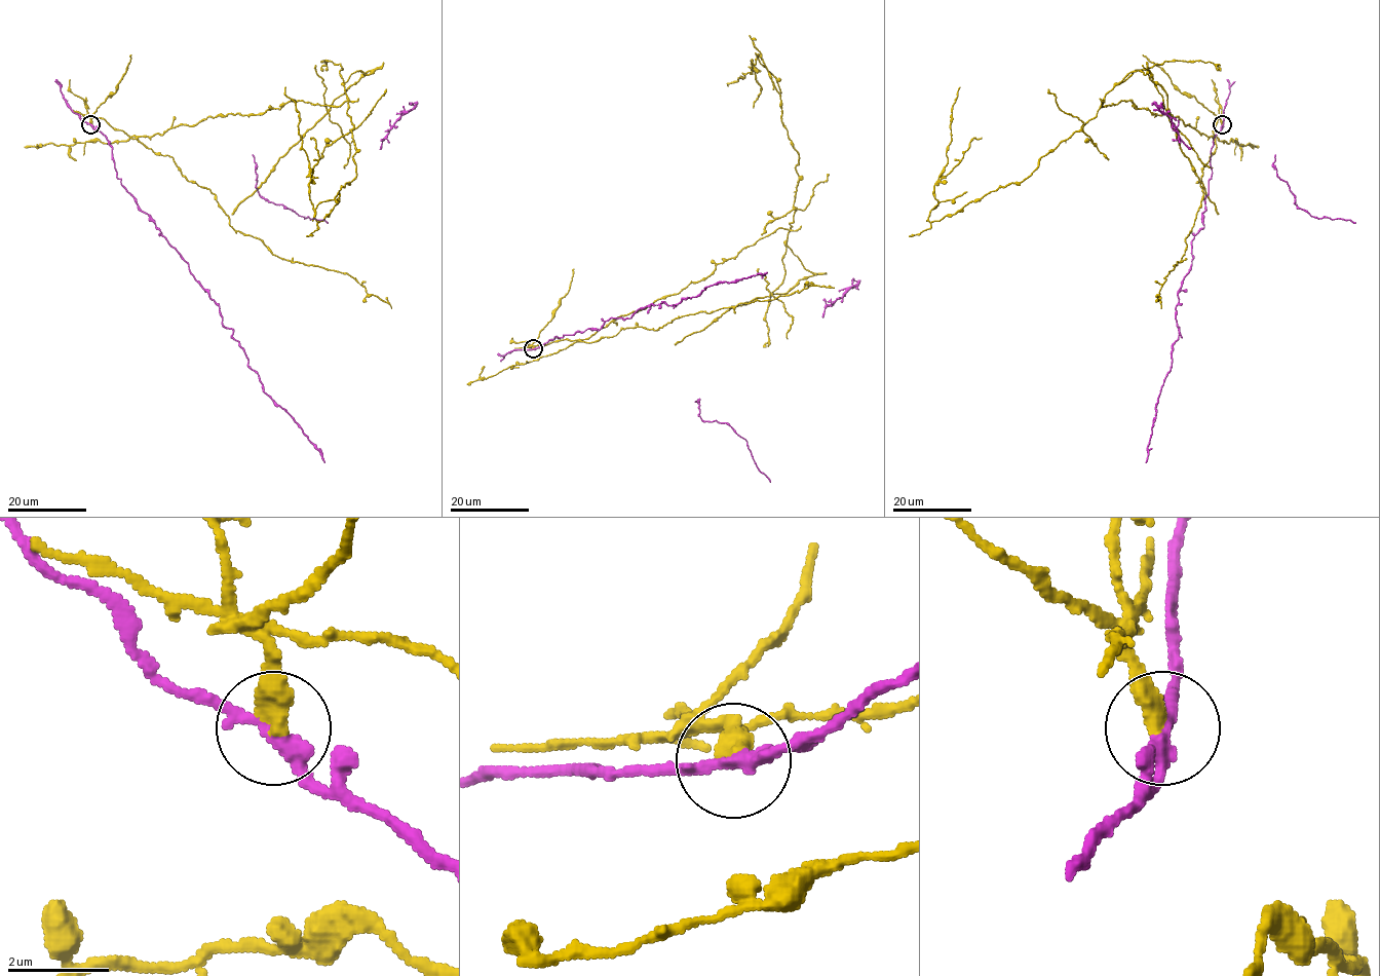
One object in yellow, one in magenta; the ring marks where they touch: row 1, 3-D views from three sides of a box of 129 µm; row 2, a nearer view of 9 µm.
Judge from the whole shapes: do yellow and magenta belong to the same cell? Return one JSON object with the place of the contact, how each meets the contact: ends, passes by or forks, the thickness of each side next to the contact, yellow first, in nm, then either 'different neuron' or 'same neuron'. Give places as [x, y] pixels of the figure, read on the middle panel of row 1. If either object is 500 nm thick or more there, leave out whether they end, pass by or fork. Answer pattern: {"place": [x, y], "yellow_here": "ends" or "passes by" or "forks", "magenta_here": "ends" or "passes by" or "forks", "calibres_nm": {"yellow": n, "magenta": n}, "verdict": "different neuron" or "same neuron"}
{"place": [533, 348], "yellow_here": "ends", "magenta_here": "passes by", "calibres_nm": {"yellow": 420, "magenta": 280}, "verdict": "different neuron"}

